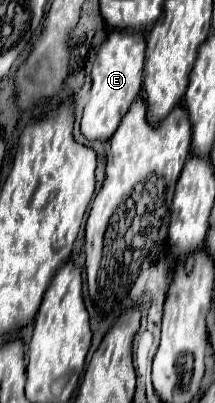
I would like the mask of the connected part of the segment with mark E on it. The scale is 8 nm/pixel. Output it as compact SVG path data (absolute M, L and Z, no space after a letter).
M111 30L107 40L99 46L91 68L91 80L93 80L91 96L81 118L81 134L87 140L105 142L113 136L121 118L127 112L127 106L131 106L131 102L141 90L143 56L145 56L145 36L135 30Z

